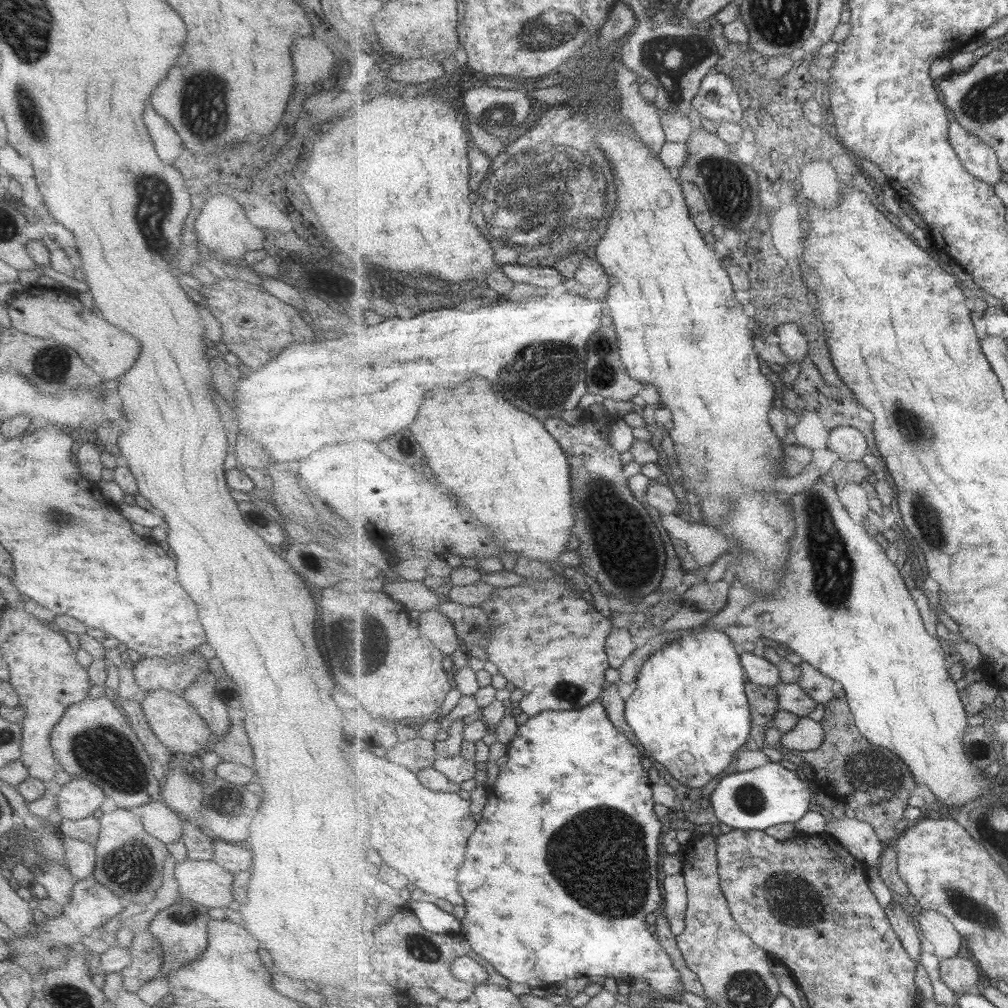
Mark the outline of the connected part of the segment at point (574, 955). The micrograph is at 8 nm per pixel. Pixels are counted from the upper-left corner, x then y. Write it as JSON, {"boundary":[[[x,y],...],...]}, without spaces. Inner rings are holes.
{"boundary":[[[599,697],[587,708],[573,711],[547,710],[531,716],[517,731],[516,737],[507,746],[508,761],[499,767],[493,791],[487,796],[487,803],[482,811],[477,834],[469,839],[466,863],[460,869],[457,882],[461,884],[461,894],[465,896],[466,915],[461,920],[461,933],[465,935],[470,947],[479,956],[488,960],[505,978],[510,981],[527,984],[531,988],[543,988],[554,982],[568,983],[571,980],[595,981],[604,977],[623,978],[627,981],[643,978],[655,992],[669,999],[676,999],[686,991],[681,971],[673,964],[672,956],[665,950],[659,939],[649,932],[647,916],[659,912],[663,902],[661,884],[659,884],[659,846],[663,824],[655,814],[653,787],[647,770],[641,764],[641,752],[631,744],[623,732],[609,719],[605,706]]]}

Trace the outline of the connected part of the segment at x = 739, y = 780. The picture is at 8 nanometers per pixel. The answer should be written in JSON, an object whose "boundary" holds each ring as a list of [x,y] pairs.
{"boundary":[[[770,762],[747,772],[725,776],[711,794],[715,816],[735,830],[763,831],[777,824],[799,822],[809,812],[815,800],[814,780],[801,780],[796,771],[788,770],[778,762]]]}

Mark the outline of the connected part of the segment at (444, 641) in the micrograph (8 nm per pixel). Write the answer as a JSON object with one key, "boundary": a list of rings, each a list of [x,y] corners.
{"boundary":[[[439,610],[428,611],[419,616],[421,637],[431,641],[444,656],[459,650],[457,628],[447,615]]]}

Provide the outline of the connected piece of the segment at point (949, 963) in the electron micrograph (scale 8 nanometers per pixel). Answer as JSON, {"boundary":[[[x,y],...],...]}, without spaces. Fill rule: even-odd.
{"boundary":[[[956,956],[956,958],[952,960],[942,960],[939,980],[945,980],[949,984],[950,989],[960,996],[977,991],[977,986],[975,984],[981,982],[983,977],[980,975],[981,971],[978,962],[973,958],[967,959],[965,957]]]}

